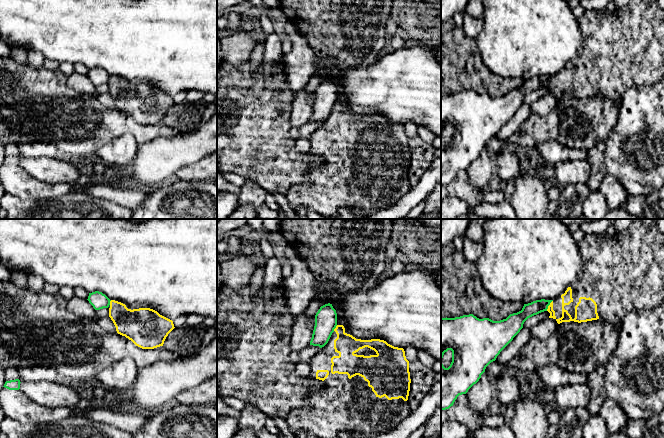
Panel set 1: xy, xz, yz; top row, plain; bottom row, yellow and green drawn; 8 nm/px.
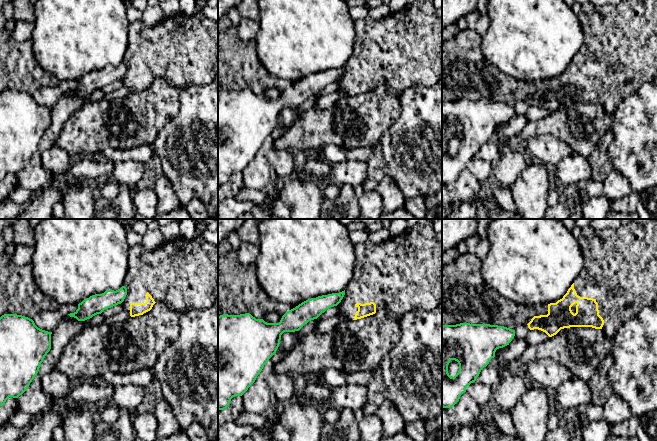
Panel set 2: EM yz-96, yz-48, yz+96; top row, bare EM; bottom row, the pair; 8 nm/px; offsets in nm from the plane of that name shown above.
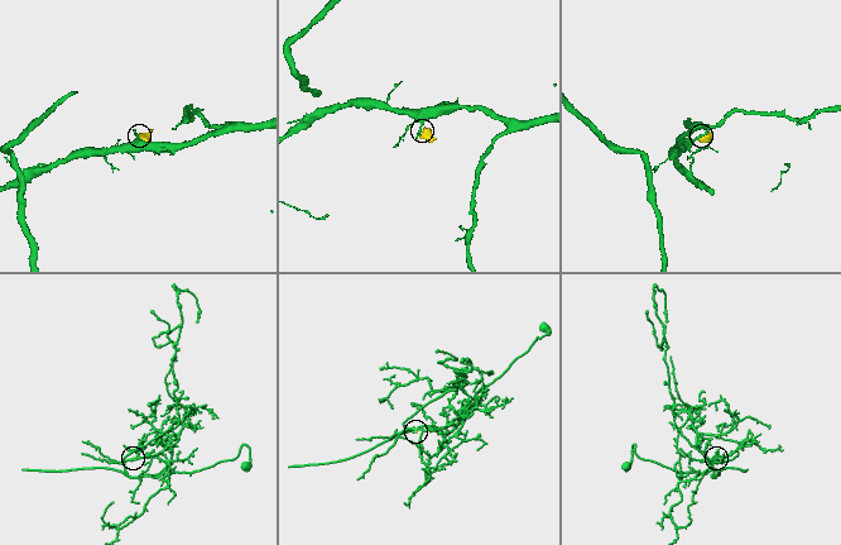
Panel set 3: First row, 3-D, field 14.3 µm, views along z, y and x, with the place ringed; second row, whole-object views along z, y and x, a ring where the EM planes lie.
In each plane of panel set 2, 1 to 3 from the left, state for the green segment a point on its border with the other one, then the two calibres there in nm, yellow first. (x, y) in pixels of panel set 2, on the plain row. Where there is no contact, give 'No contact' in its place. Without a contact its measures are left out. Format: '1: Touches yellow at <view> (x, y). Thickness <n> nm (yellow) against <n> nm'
1: No contact
2: No contact
3: No contact

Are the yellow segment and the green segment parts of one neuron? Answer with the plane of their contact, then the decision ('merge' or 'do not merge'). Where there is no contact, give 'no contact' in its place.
contact in yz; do not merge

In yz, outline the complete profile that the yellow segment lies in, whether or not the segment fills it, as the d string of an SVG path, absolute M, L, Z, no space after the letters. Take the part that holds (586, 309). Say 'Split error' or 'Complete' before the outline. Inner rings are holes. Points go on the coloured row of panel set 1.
Split error. M639 219L638 221L632 222L626 230L615 232L613 235L586 233L583 239L578 242L578 247L582 257L582 267L579 270L578 278L567 288L564 294L553 300L547 309L550 313L549 318L555 319L558 324L570 321L581 323L601 319L612 325L620 326L624 317L629 312L640 308L651 309L664 301L664 233L659 231L657 222L652 219Z

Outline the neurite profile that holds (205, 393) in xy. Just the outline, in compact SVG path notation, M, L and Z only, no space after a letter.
M217 376L178 393L175 402L181 405L217 406Z

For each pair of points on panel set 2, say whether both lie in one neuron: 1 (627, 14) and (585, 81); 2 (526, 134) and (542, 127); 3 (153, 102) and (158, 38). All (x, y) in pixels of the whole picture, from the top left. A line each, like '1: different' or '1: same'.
1: same
2: same
3: different

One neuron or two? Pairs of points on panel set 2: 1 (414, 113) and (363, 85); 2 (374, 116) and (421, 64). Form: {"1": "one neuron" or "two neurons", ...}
{"1": "two neurons", "2": "two neurons"}

